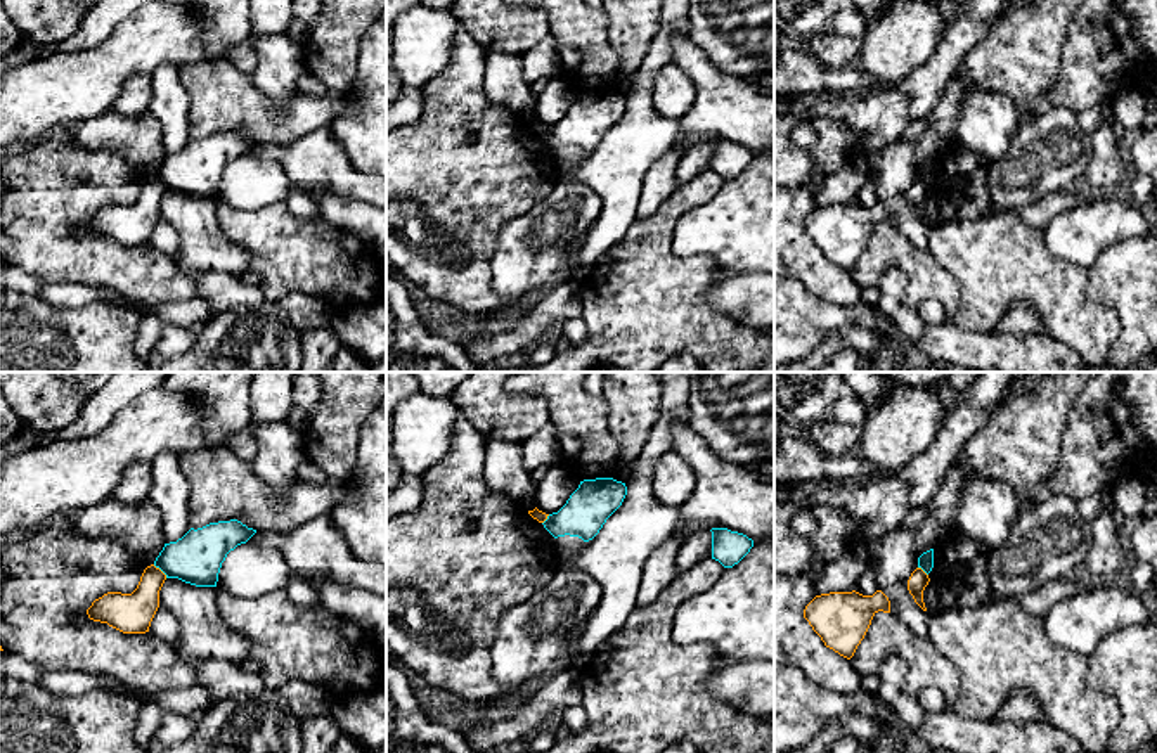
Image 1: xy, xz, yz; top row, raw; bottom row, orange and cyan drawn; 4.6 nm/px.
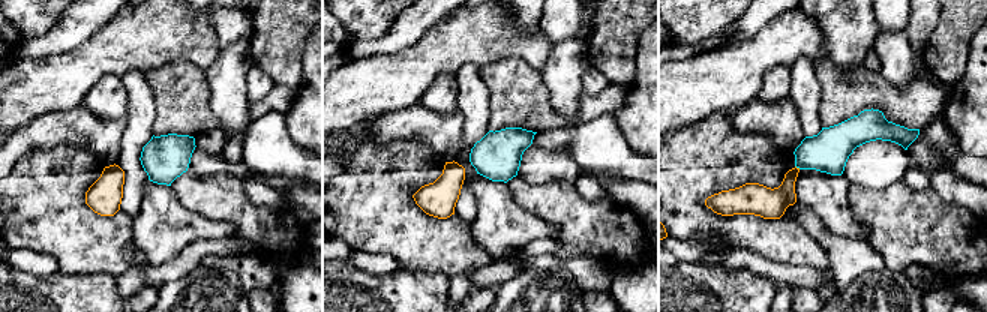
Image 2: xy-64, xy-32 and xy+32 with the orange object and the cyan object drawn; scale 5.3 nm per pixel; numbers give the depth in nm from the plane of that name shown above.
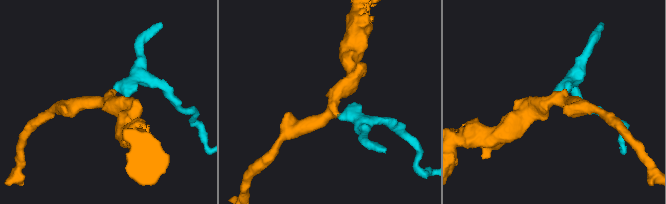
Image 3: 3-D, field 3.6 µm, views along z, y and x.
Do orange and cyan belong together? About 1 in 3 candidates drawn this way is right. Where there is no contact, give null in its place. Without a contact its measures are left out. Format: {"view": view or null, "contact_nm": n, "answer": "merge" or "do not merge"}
{"view": "xy", "contact_nm": 90, "answer": "do not merge"}

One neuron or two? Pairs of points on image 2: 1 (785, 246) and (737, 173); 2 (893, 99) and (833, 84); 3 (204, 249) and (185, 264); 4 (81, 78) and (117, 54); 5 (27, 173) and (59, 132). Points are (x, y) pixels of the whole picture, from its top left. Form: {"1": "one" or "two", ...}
{"1": "one", "2": "one", "3": "one", "4": "one", "5": "two"}

